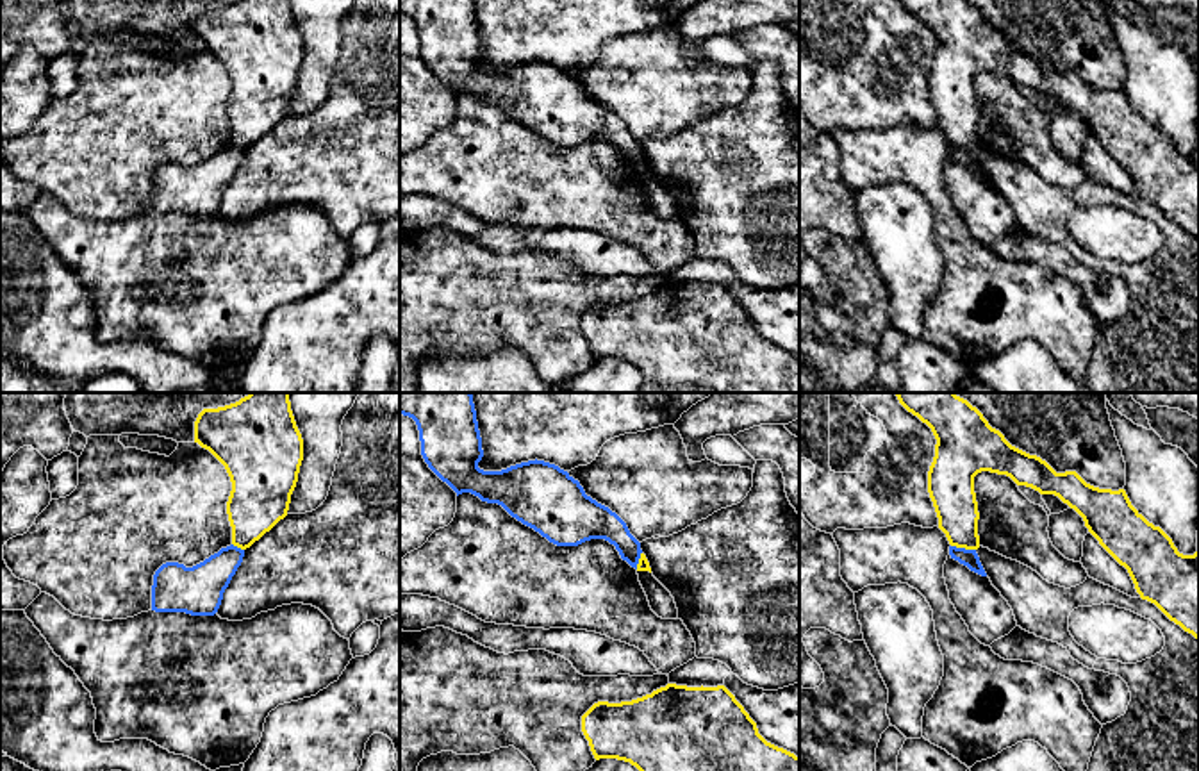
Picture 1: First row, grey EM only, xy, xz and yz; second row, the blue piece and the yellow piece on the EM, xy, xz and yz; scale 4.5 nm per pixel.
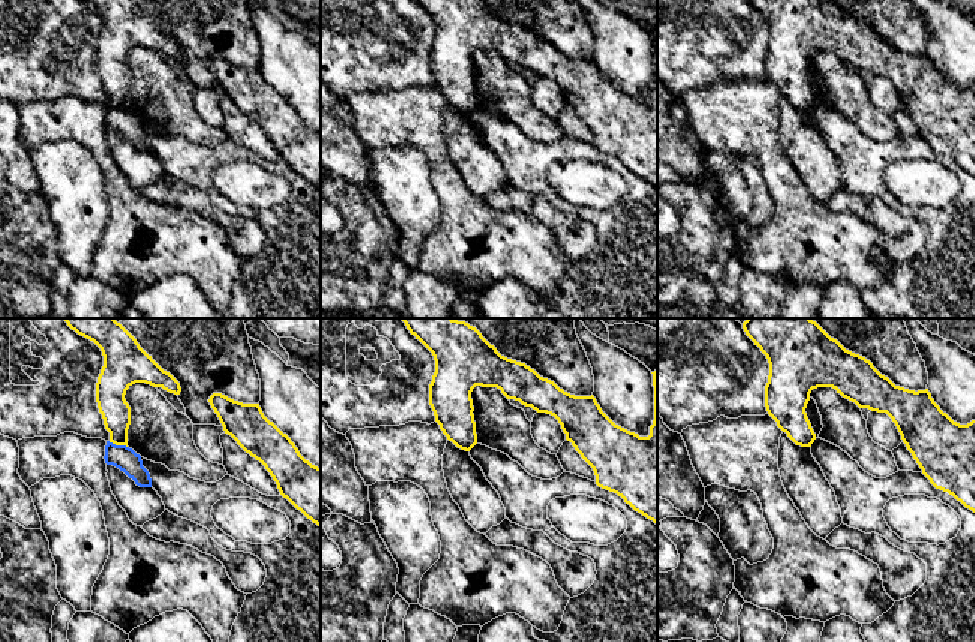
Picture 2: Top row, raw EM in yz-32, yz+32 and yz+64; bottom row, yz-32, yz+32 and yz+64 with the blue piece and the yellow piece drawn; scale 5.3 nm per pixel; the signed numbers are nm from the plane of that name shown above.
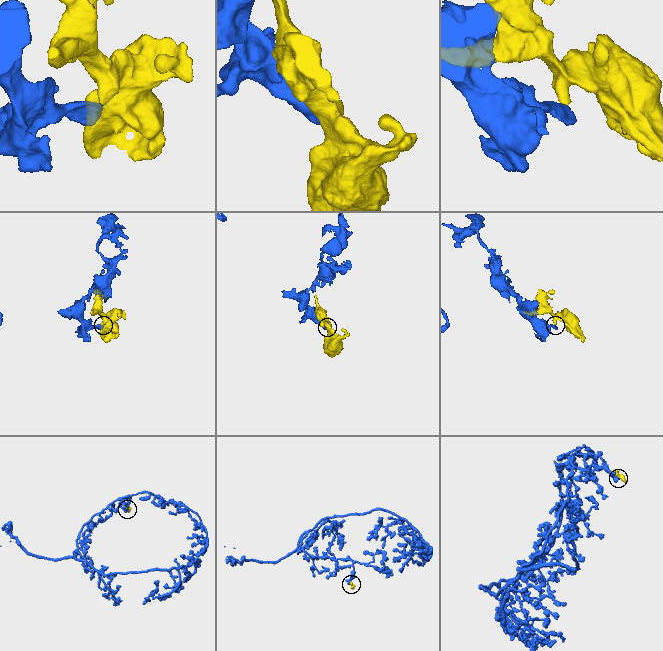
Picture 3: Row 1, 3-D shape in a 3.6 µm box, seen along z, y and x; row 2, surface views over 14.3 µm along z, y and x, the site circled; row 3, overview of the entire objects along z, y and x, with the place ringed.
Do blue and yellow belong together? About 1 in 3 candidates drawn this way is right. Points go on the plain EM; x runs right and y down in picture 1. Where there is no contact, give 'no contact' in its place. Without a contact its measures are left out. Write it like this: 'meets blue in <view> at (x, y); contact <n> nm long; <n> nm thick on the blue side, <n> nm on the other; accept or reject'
meets blue in yz at (964, 149); contact 110 nm long; 80 nm thick on the blue side, 200 nm on the other; reject

